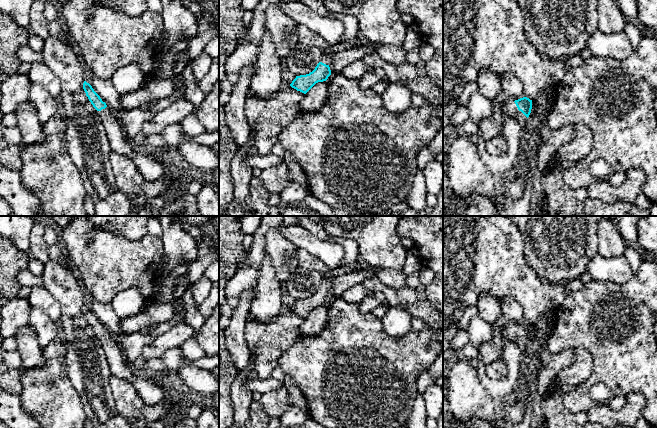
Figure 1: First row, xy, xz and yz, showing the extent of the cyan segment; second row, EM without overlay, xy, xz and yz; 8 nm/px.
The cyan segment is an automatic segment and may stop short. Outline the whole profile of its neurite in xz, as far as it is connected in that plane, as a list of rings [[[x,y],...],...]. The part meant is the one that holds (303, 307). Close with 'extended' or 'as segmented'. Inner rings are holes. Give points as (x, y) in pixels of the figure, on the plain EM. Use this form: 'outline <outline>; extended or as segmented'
outline [[[324,278],[322,284],[315,293],[306,299],[296,300],[290,310],[297,315],[306,318],[316,307],[323,306],[331,299],[330,289],[331,278]]]; extended

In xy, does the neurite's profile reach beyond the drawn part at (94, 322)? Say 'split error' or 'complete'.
split error

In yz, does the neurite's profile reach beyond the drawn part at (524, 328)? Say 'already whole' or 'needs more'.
needs more

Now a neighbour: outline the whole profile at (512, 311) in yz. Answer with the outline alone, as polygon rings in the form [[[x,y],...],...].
[[[511,296],[502,298],[502,316],[506,320],[507,325],[515,325],[525,321],[522,306]]]

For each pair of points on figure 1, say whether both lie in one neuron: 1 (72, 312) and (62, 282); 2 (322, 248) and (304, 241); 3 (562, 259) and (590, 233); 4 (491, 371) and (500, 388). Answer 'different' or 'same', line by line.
1: same
2: same
3: same
4: different

